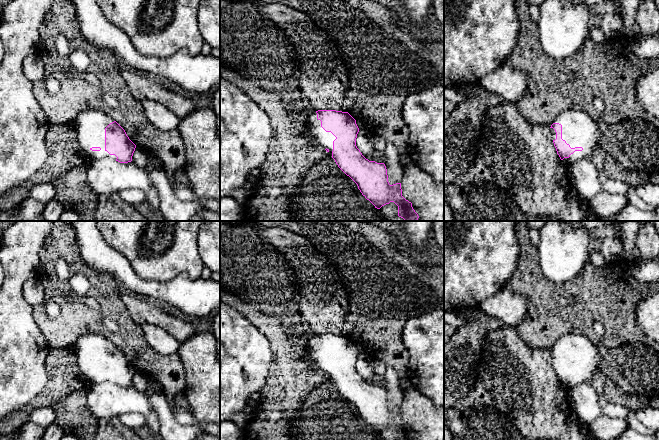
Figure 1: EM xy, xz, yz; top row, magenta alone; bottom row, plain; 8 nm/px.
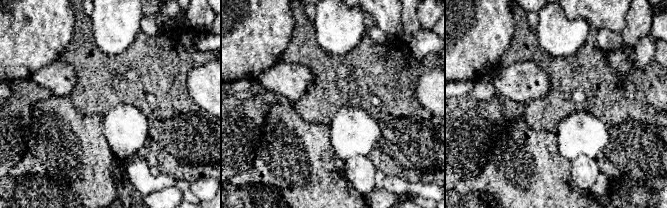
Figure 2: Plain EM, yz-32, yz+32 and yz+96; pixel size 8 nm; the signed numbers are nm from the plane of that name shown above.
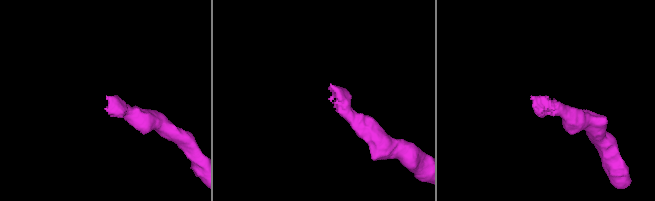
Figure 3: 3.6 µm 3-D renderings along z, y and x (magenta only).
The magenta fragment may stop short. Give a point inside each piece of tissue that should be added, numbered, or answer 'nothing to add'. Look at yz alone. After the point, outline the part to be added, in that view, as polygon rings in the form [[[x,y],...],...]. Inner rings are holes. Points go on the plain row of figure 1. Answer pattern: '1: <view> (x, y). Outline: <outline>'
1: yz (578, 353). Outline: [[[567,333],[555,342],[554,347],[562,349],[562,363],[571,372],[583,372],[582,375],[575,375],[569,382],[564,382],[563,387],[571,389],[582,383],[591,383],[601,366],[601,355],[594,343],[585,335]]]

